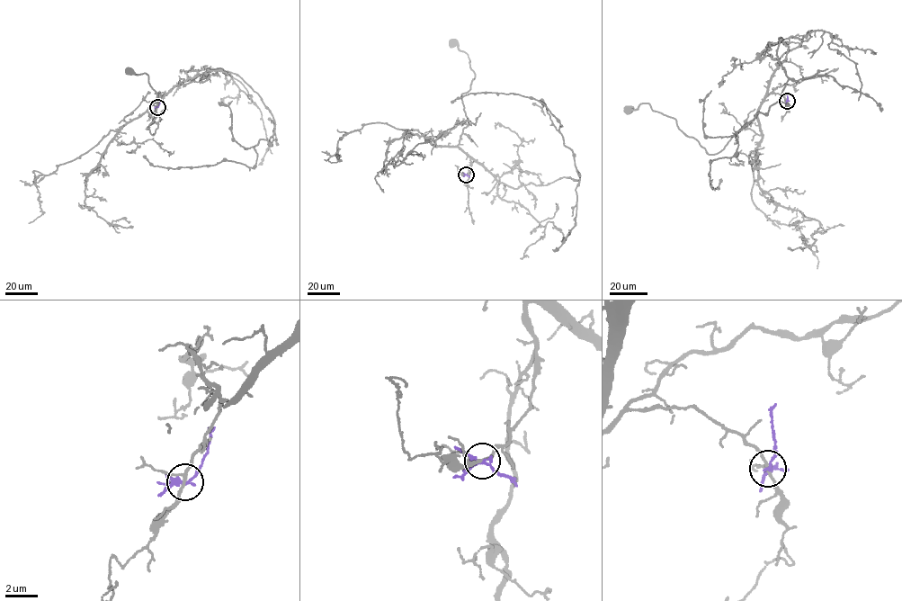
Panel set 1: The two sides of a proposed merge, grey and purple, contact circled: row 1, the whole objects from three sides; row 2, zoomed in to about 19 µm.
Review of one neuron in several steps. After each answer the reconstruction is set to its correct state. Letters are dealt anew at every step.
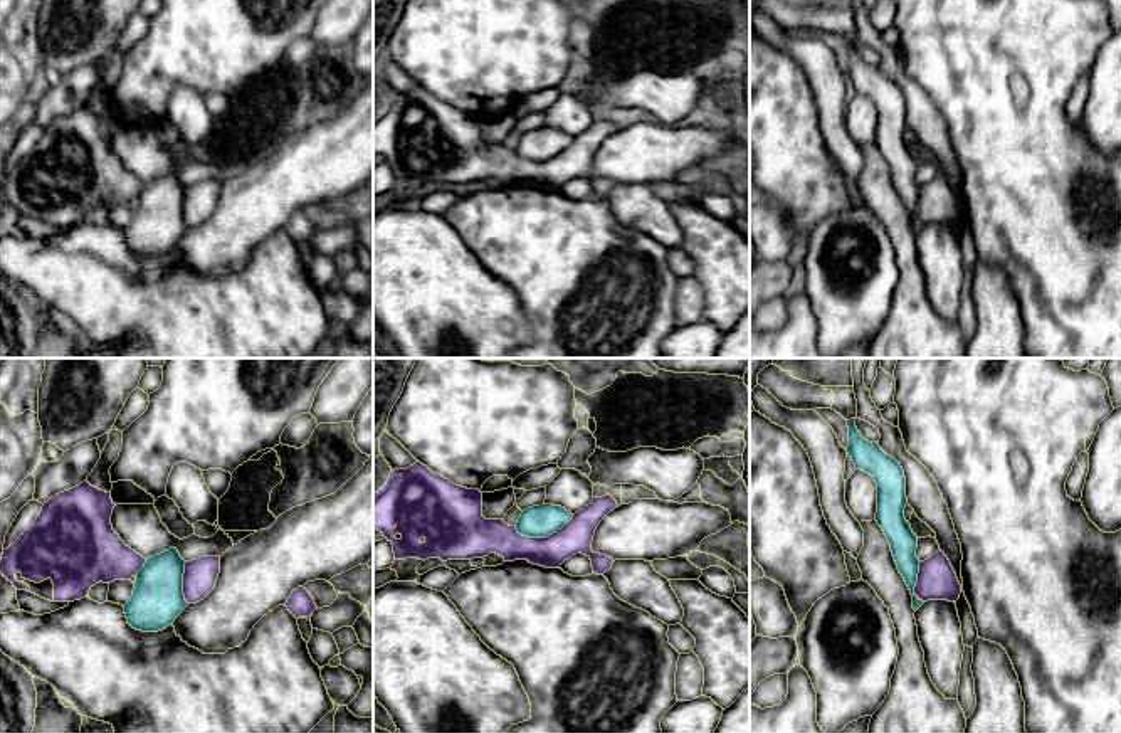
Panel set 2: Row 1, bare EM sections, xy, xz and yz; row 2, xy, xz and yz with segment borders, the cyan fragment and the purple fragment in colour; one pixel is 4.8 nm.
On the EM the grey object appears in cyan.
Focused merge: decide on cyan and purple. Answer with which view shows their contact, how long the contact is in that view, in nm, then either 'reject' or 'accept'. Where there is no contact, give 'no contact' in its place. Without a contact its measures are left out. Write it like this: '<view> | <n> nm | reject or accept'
xz | 300 nm | reject

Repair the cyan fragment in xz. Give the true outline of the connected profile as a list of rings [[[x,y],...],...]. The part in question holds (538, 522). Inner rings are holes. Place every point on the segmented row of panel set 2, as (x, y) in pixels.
[[[539,504],[521,513],[516,530],[528,538],[546,538],[561,530],[573,514],[561,506]]]

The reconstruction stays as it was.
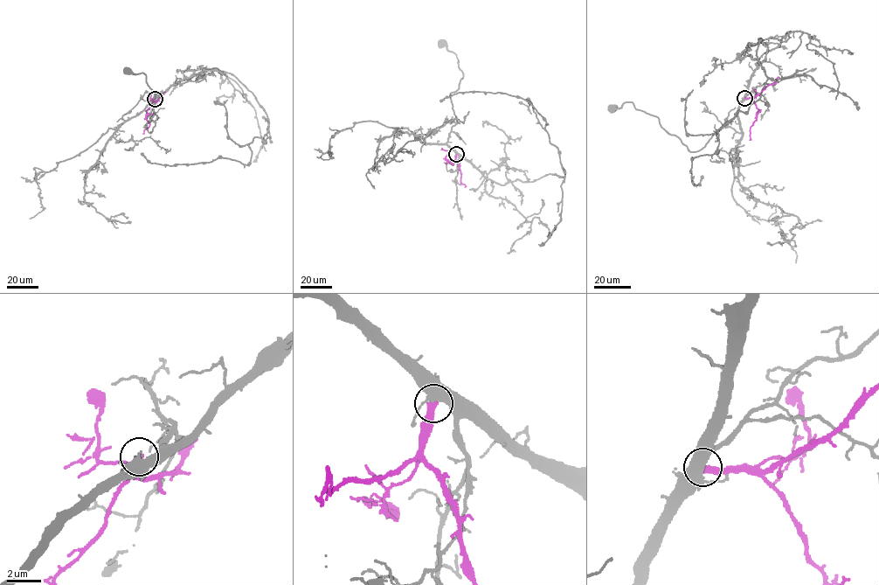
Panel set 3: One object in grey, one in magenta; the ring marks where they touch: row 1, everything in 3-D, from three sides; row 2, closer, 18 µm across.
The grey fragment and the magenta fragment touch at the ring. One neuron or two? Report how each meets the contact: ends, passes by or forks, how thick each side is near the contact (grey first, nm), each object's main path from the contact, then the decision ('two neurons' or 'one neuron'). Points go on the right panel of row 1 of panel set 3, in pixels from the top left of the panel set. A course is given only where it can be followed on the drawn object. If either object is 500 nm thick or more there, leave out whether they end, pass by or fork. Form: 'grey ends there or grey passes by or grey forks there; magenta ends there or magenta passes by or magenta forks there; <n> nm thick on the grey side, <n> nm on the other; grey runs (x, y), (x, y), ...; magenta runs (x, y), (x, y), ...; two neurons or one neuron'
grey forks there; magenta ends there; 360 nm thick on the grey side, 320 nm on the other; grey runs (744, 98), (737, 116), (695, 151), (669, 134), (659, 119), (637, 110), (632, 102), (612, 107); magenta runs (744, 98), (750, 98), (757, 110), (750, 127), (750, 140); two neurons

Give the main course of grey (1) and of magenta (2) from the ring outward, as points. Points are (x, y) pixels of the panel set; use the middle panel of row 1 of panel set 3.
1: (456, 154), (446, 142), (457, 120), (450, 96), (459, 87), (463, 74), (456, 54), (443, 44)
2: (456, 154), (455, 159), (446, 162), (445, 157), (448, 152), (442, 148)

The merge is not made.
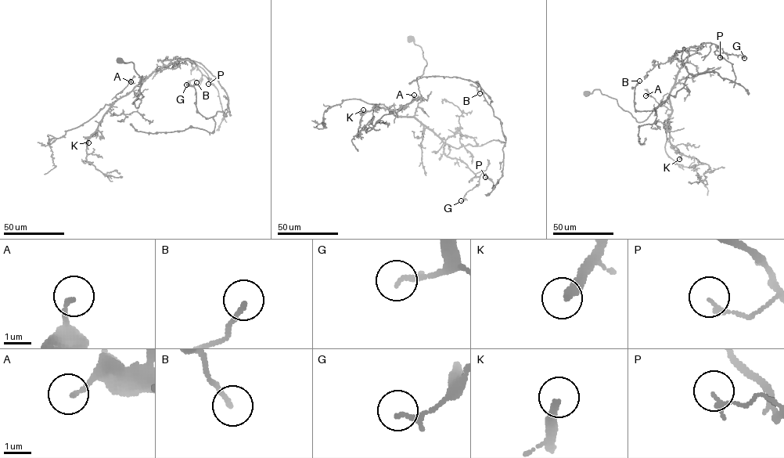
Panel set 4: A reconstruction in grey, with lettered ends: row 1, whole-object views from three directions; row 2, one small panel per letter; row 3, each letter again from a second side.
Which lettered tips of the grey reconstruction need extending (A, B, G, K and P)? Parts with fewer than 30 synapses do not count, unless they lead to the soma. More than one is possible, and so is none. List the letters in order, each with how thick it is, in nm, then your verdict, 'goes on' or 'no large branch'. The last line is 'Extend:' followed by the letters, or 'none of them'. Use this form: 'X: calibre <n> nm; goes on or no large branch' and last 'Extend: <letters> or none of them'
A: calibre 140 nm; no large branch
B: calibre 170 nm; no large branch
G: calibre 200 nm; no large branch
K: calibre 300 nm; goes on
P: calibre 180 nm; no large branch
Extend: K

